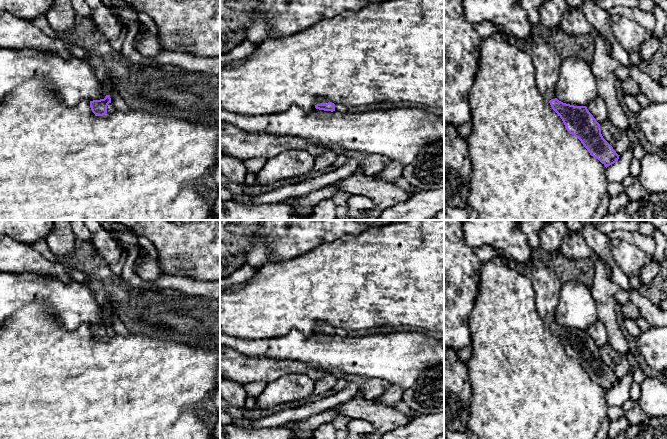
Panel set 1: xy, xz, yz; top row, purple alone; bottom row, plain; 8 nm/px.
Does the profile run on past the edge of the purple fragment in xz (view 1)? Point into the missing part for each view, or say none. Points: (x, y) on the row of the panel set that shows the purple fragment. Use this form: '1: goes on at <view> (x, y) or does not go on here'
1: goes on at xz (319, 100)

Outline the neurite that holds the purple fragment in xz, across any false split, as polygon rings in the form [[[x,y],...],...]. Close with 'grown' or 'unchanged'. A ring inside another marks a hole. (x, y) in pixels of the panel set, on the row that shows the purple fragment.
[[[317,98],[315,108],[333,112],[335,111],[335,104],[325,98]]]; grown

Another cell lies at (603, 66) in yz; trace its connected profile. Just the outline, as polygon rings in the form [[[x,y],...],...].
[[[594,33],[594,54],[591,69],[597,79],[598,96],[607,105],[608,120],[620,129],[627,130],[629,122],[618,97],[615,70],[619,62],[610,55],[610,45],[599,34]]]

